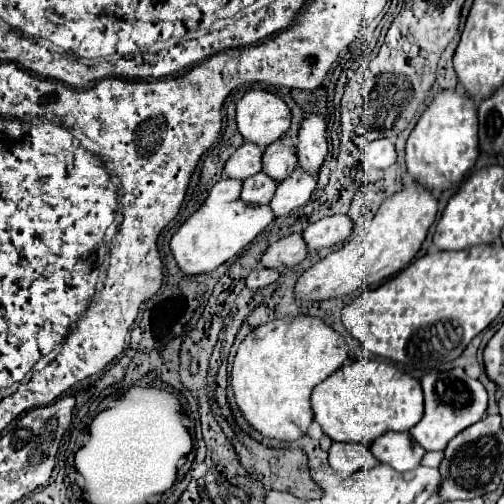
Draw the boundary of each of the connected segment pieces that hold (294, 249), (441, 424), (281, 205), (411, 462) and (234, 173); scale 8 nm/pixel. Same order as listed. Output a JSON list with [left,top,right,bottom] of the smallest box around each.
[[261,234,307,270],[415,368,487,452],[269,168,317,218],[371,432,425,472],[225,142,261,180]]

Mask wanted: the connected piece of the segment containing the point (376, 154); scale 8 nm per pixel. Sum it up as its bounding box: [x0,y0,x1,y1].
[365,138,397,168]

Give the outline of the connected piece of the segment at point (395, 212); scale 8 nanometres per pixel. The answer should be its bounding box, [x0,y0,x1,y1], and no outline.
[293,182,437,302]

